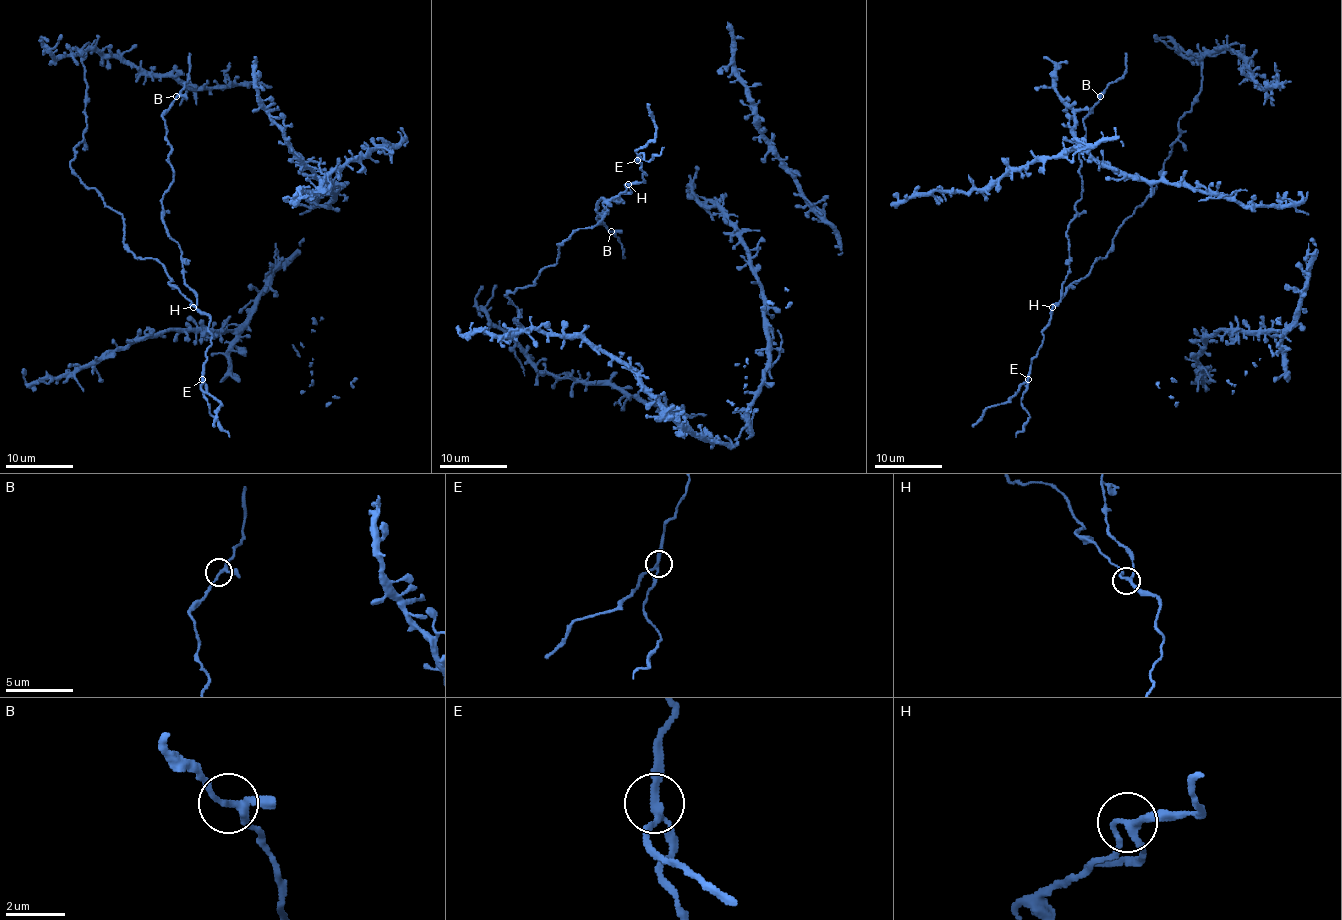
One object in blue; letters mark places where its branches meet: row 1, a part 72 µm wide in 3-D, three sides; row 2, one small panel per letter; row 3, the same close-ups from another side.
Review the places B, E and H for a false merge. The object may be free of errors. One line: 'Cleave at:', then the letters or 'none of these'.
Cleave at: E

